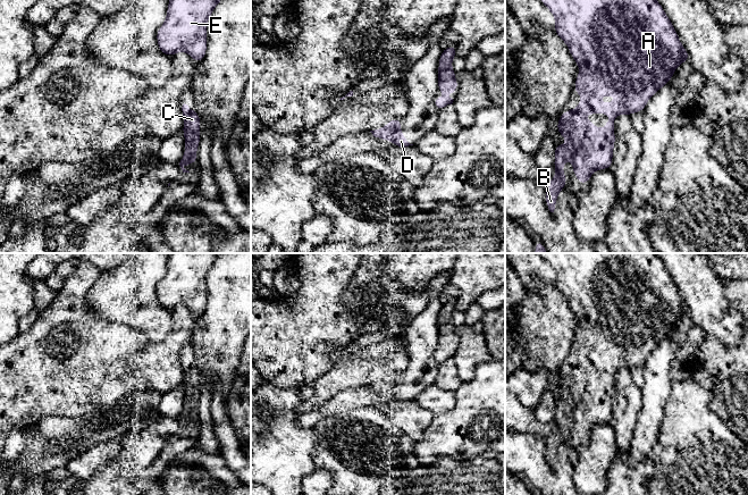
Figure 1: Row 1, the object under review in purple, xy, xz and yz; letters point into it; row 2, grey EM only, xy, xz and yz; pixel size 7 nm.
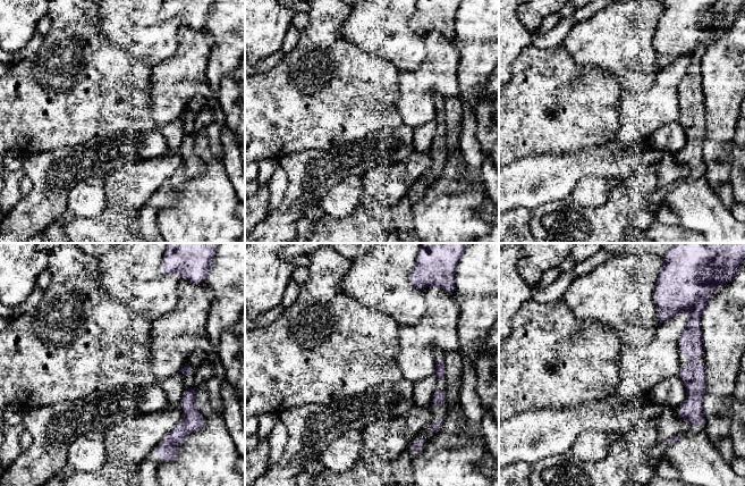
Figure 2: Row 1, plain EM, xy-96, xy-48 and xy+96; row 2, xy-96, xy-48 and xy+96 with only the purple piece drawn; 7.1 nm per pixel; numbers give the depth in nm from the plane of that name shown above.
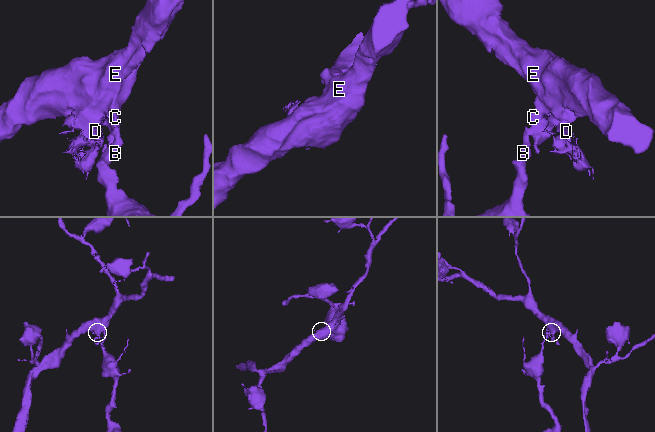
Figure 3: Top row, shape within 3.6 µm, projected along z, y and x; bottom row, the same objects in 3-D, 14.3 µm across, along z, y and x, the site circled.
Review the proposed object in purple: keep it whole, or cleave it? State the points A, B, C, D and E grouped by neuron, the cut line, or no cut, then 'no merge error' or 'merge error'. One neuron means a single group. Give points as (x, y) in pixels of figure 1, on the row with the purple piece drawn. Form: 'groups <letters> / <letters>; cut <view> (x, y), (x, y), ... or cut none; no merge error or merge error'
groups A B C D E; cut none; no merge error

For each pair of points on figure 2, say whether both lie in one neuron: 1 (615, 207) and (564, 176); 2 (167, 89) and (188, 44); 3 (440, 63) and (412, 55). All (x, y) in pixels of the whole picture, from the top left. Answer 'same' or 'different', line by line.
1: different
2: same
3: different

